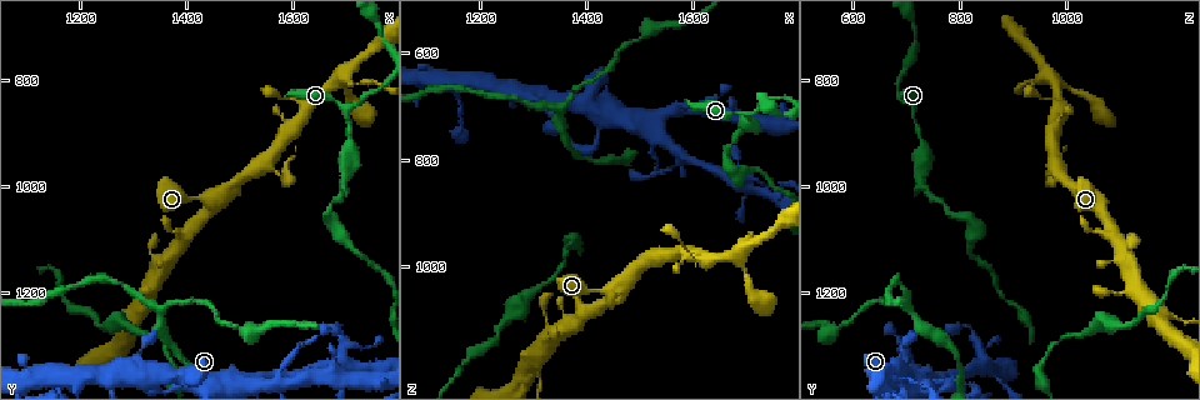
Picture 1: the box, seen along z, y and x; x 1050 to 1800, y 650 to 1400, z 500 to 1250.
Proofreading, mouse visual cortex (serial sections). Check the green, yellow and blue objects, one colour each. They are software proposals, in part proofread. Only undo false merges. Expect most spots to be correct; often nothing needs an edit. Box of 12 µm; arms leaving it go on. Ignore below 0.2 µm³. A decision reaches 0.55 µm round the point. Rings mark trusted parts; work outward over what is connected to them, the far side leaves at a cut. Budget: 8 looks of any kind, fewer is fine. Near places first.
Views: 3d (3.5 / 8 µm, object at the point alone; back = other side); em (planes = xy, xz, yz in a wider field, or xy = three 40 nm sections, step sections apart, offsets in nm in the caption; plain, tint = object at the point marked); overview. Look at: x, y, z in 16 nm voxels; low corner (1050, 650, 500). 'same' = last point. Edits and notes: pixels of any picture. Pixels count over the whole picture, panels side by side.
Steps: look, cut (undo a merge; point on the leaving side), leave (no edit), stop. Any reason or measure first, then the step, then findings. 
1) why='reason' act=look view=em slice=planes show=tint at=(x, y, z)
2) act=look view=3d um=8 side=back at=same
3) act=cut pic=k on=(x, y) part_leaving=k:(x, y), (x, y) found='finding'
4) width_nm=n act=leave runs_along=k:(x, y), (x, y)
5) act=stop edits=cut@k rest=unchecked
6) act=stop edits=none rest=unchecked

why='abrupt turn' act=look view=3d um=3.5 at=(1680, 805, 980)

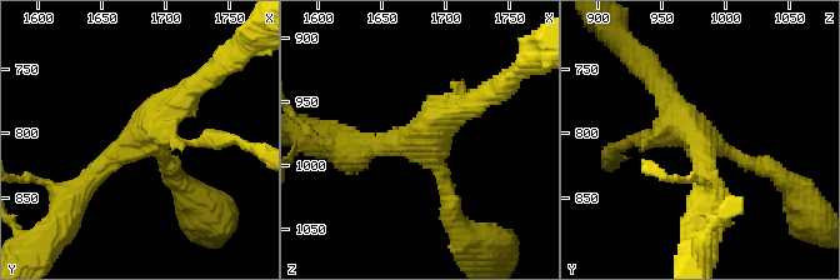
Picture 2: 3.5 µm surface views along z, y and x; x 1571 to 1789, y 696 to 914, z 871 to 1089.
act=look view=em slice=xy step=3 show=tint at=(1678, 808, 982)

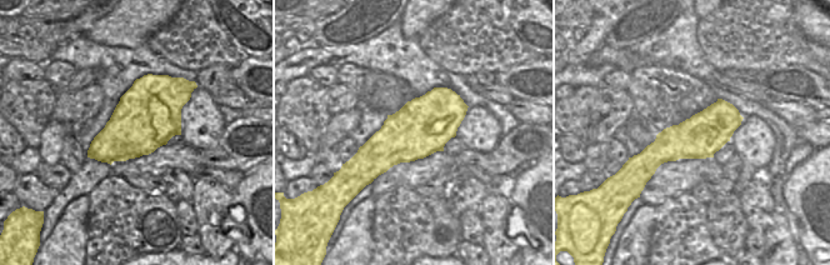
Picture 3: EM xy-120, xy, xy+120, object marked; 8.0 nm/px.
arm_widths_nm=200,200,350,350 act=leave runs_along=3:(738, 118), (636, 163) found='all the same cell'

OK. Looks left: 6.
why='thin arm on a thick one' act=look view=3d um=3.5 at=(1520, 1365, 780)

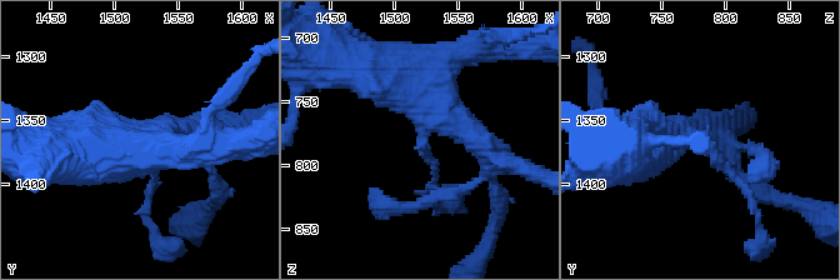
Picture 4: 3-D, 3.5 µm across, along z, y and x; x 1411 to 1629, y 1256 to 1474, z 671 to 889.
act=look view=em slice=xy step=2 show=tint at=(1522, 1360, 784)

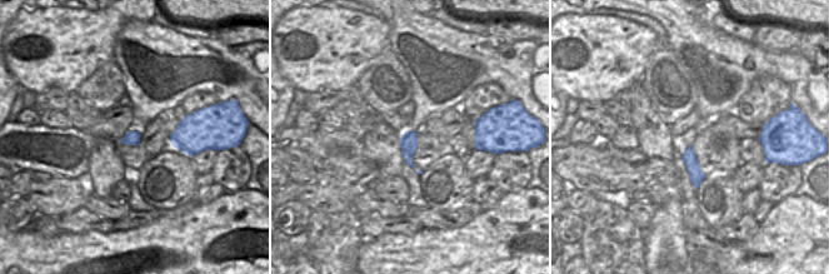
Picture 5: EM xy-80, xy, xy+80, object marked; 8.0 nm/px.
act=look view=em slice=planes show=tint at=same

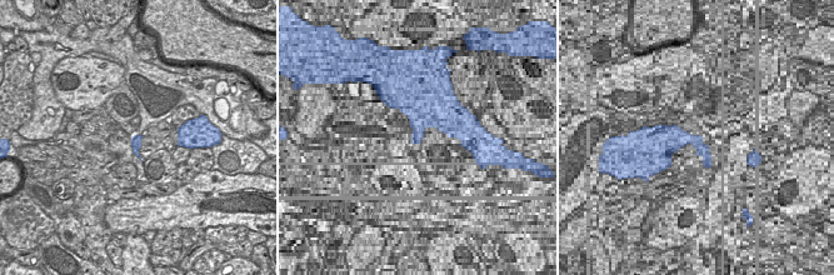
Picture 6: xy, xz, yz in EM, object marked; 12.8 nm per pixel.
arms=3 act=leave runs_along=4:(404, 78), (441, 189) found='all the same cell'

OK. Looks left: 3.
why='a fork' act=look view=em slice=planes show=tint at=(1700, 850, 715)

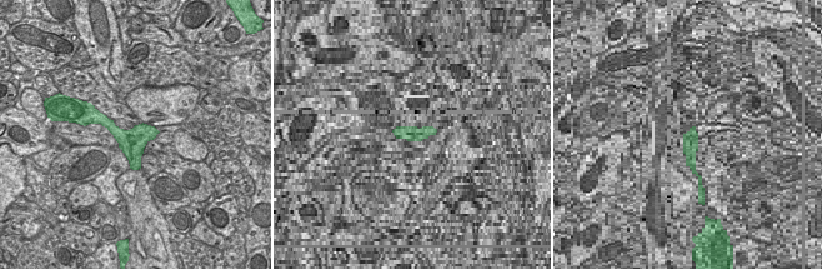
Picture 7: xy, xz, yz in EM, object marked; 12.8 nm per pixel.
why='see where the arms go' act=look view=3d um=3.5 at=same

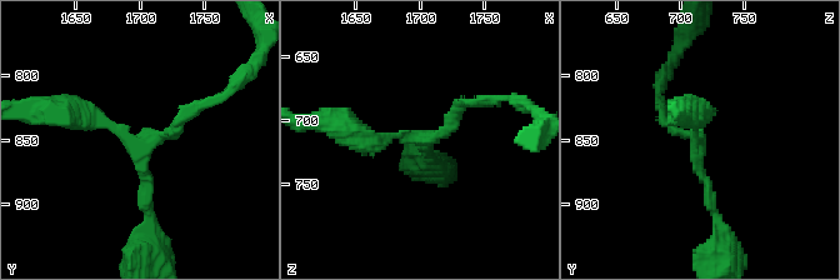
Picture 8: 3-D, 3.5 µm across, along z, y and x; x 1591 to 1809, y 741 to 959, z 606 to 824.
act=leave runs_along=8:(70, 111), (143, 150), (146, 228) found='continuous, no second cell'

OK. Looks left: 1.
act=stop edits=none rest=unchecked

